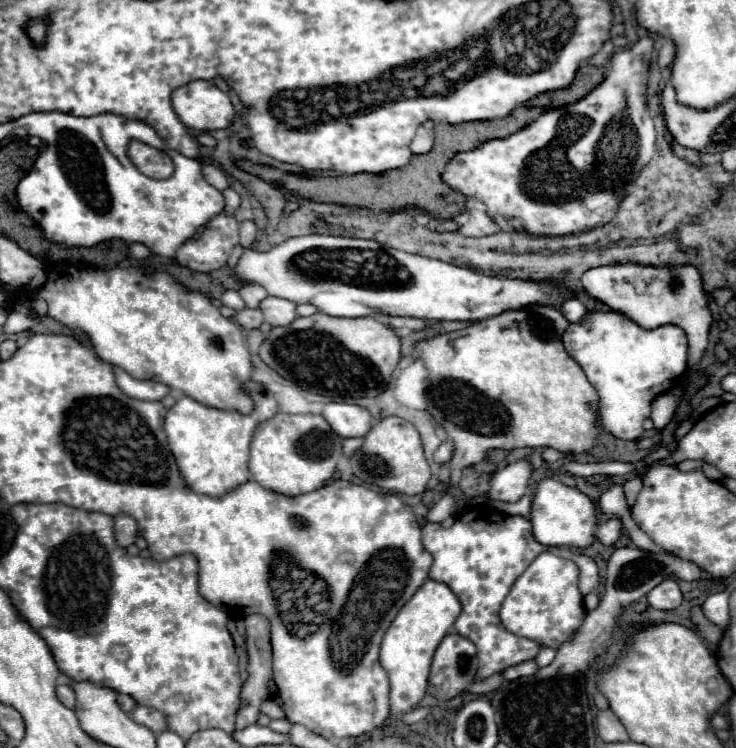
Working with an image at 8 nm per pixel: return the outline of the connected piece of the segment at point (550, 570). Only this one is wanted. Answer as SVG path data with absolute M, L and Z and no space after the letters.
M542 552L516 580L510 594L506 596L500 610L504 628L508 628L516 636L536 640L542 646L550 648L556 648L560 642L568 640L576 632L576 628L580 628L586 616L582 594L578 590L578 576L580 570L572 560Z

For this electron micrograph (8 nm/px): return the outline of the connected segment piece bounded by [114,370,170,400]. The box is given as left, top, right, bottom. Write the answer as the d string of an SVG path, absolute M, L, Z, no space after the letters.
M114 370L114 376L116 376L118 388L126 396L136 398L136 400L162 400L170 392L166 384L160 384L154 380L138 380L138 378L132 378L124 370Z

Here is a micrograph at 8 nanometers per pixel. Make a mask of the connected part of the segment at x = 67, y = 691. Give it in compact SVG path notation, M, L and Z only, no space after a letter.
M58 686L58 688L56 688L56 696L58 696L58 700L60 700L66 708L74 708L74 706L76 706L76 694L74 694L72 686Z

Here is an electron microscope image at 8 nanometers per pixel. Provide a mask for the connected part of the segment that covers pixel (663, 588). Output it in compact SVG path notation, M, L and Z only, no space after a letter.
M664 580L648 592L648 604L656 610L674 610L682 602L682 592L674 580Z

